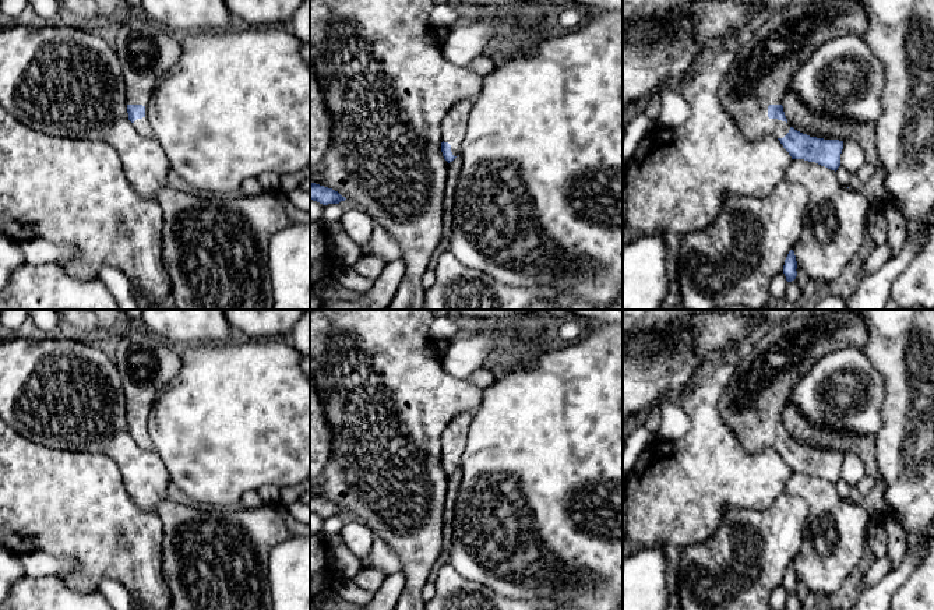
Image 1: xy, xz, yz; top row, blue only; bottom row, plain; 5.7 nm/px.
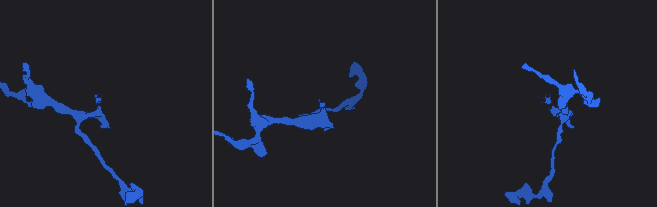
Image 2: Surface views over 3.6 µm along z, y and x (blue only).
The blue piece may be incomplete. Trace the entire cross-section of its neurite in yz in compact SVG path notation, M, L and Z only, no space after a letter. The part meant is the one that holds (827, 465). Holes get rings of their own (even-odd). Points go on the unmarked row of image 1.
M799 310L787 318L769 322L744 349L729 350L719 359L736 366L719 399L722 420L732 429L747 452L773 448L792 472L815 475L836 484L840 479L843 454L810 449L794 442L787 436L782 413L790 389L822 356L846 346L863 348L866 342L867 325L857 313L852 311L818 315Z

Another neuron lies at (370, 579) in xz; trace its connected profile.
M366 567L352 581L362 589L376 593L385 576L383 571Z

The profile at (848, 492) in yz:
M839 479L836 483L838 493L845 498L854 504L863 504L863 496L857 491L856 487L847 484L845 480Z

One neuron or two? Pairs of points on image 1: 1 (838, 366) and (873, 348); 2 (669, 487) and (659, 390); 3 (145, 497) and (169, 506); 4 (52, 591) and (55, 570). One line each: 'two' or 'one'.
1: two
2: two
3: two
4: two

